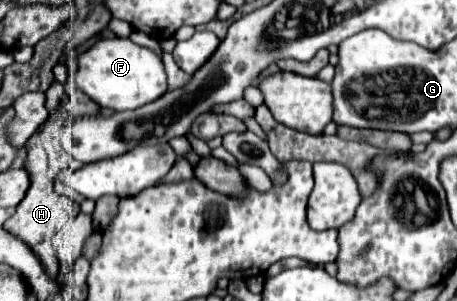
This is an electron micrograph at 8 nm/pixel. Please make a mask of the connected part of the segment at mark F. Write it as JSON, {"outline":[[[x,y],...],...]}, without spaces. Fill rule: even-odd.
{"outline":[[[130,38],[98,40],[80,54],[76,49],[71,49],[66,65],[70,59],[78,64],[78,70],[70,82],[100,108],[110,108],[114,112],[136,110],[148,102],[154,102],[166,92],[166,72],[162,60],[152,50],[134,44]]]}

